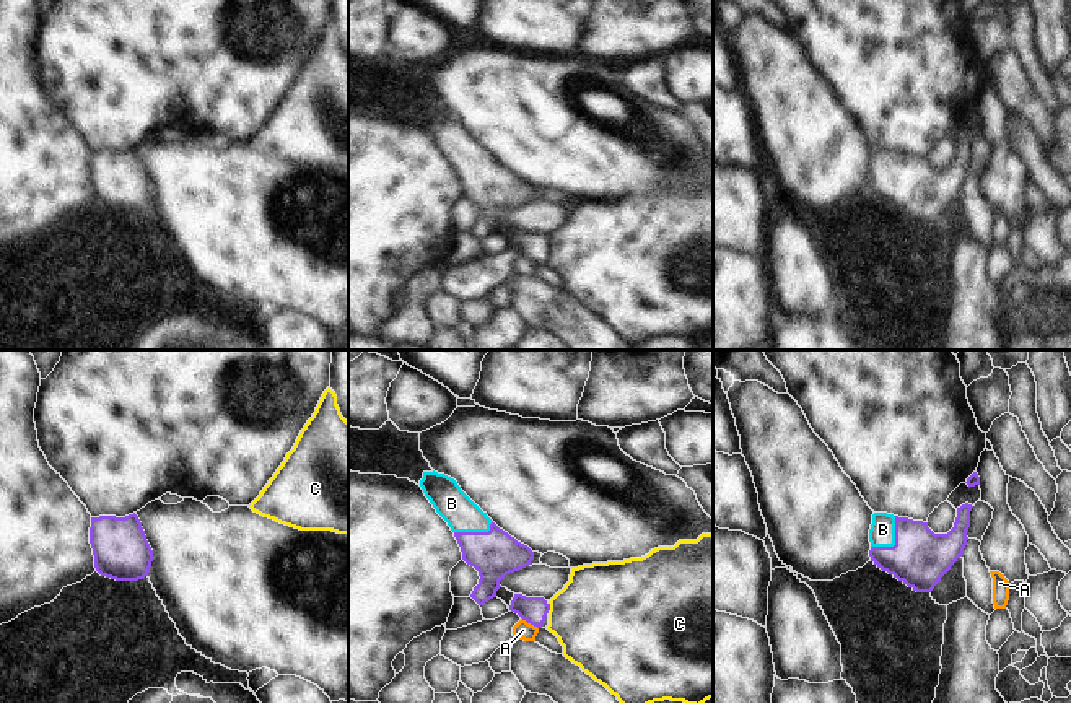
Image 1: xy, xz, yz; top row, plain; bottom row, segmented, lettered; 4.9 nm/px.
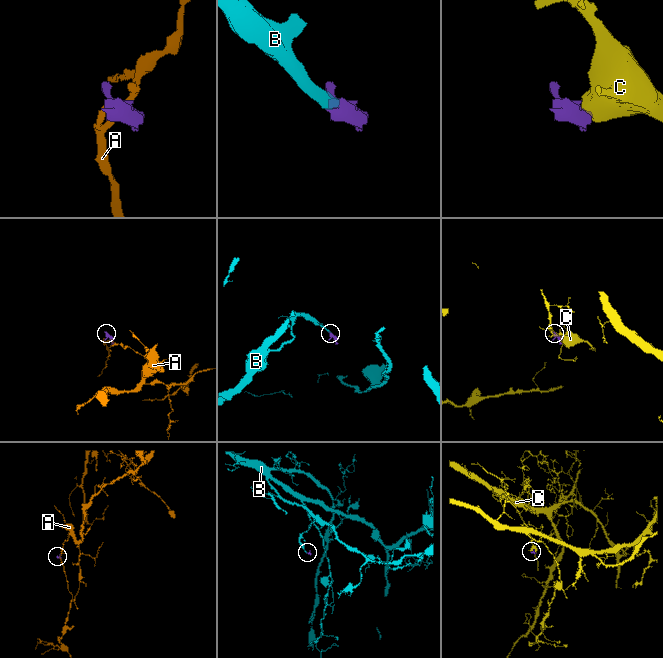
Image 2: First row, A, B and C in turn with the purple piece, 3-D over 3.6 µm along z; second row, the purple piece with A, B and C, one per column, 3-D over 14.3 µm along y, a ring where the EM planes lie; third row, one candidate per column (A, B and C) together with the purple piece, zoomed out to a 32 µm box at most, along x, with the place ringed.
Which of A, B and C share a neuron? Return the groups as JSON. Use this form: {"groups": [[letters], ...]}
{"groups": [["A"], ["B"], ["C"]]}

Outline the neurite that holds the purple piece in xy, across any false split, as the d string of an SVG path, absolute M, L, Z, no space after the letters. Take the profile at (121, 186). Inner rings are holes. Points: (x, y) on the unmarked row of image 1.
M138 151L91 153L90 179L94 203L101 212L116 216L138 216L148 212L153 186Z

